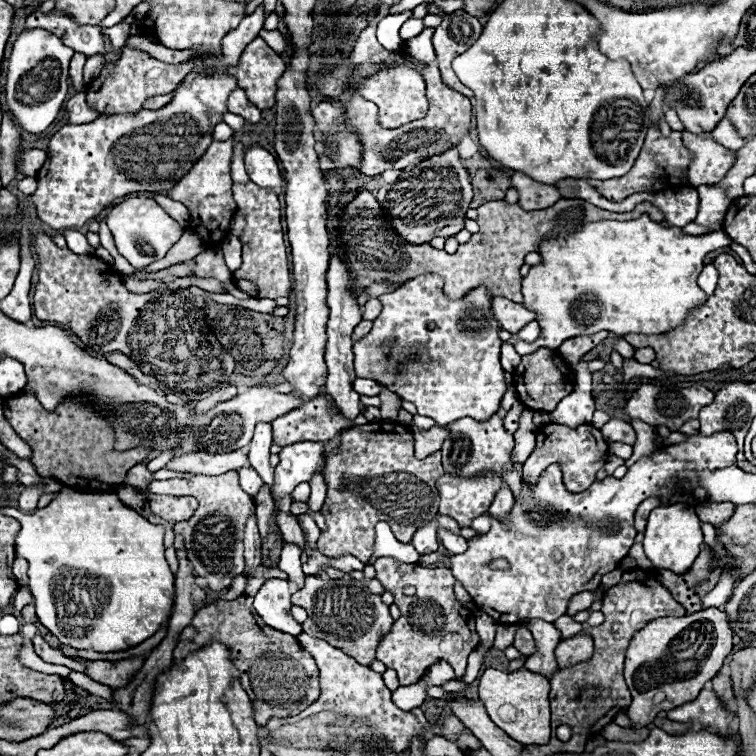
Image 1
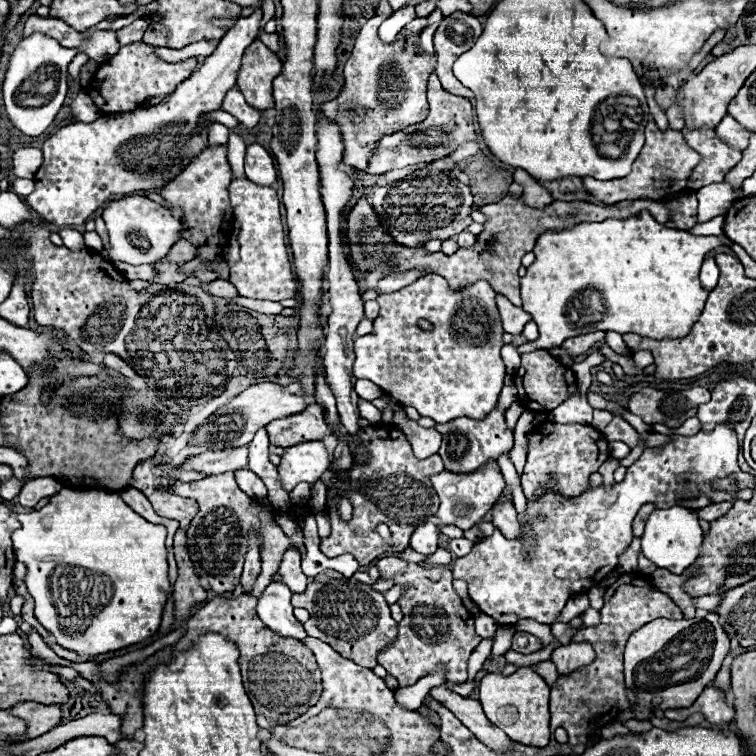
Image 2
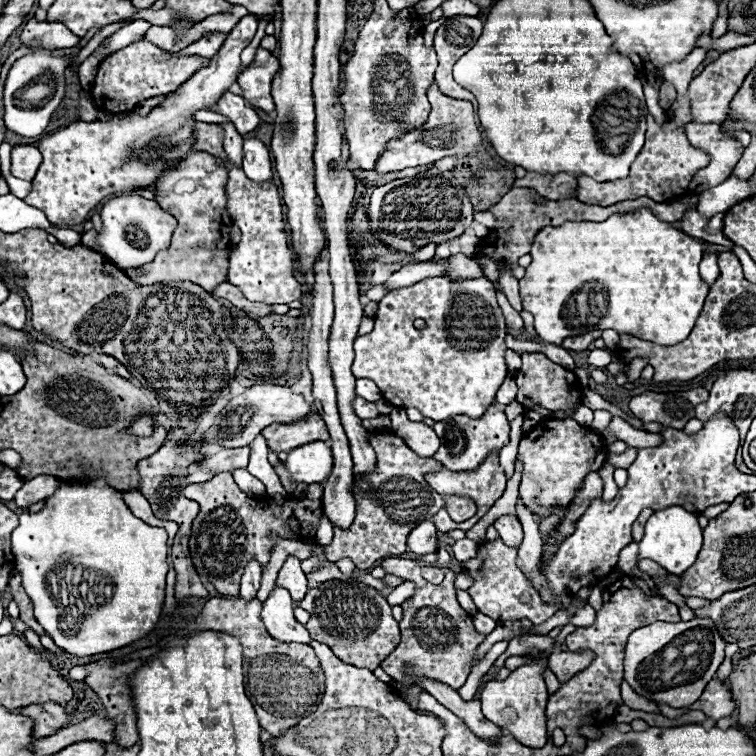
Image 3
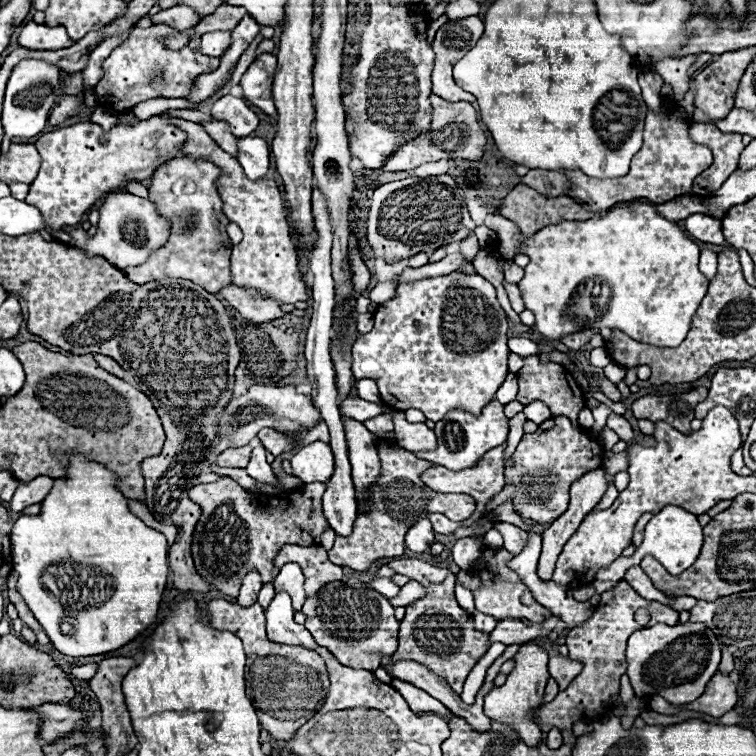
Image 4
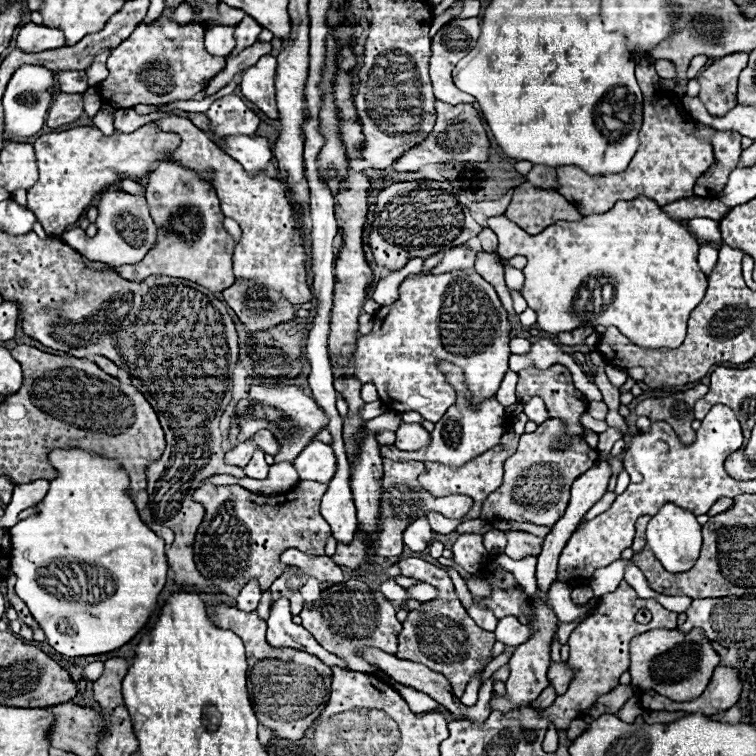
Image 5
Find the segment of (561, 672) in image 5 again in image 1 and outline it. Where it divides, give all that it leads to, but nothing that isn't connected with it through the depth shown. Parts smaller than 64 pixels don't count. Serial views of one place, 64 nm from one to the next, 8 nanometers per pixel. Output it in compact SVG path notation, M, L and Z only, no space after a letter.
M588 634L570 636L570 638L562 640L556 648L556 658L558 658L560 668L588 660L590 656L592 656L592 638Z

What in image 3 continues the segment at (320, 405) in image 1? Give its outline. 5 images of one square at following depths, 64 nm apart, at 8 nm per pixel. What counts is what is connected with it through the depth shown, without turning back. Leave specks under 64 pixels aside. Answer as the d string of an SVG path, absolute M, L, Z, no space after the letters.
M316 410L292 424L270 424L262 430L262 434L274 452L288 452L296 446L316 440L328 440L326 424Z

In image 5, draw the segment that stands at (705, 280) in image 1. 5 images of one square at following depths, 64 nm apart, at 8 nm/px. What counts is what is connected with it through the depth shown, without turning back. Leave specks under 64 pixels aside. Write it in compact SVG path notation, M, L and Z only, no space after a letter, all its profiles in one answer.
M702 246L700 248L700 256L698 256L698 264L700 264L700 270L704 274L710 274L712 268L716 266L716 260L718 260L718 250L712 248L712 246Z

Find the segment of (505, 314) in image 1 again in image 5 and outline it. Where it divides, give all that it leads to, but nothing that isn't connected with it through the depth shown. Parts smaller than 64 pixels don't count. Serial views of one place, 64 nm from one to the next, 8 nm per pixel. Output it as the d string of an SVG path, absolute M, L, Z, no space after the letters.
M480 252L478 258L476 258L476 264L474 264L474 270L478 274L482 274L496 288L496 293L502 300L502 306L506 308L506 312L510 316L514 316L512 298L510 298L510 292L508 292L508 288L504 284L504 266L500 264L498 256L494 252Z

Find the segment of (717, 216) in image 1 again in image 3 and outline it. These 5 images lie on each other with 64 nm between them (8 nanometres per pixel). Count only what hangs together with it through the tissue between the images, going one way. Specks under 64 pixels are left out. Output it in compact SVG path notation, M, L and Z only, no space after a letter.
M730 176L722 184L698 194L698 212L704 218L712 218L720 212L728 212L728 208L732 208L748 196L752 196L752 192L748 190L748 180Z

